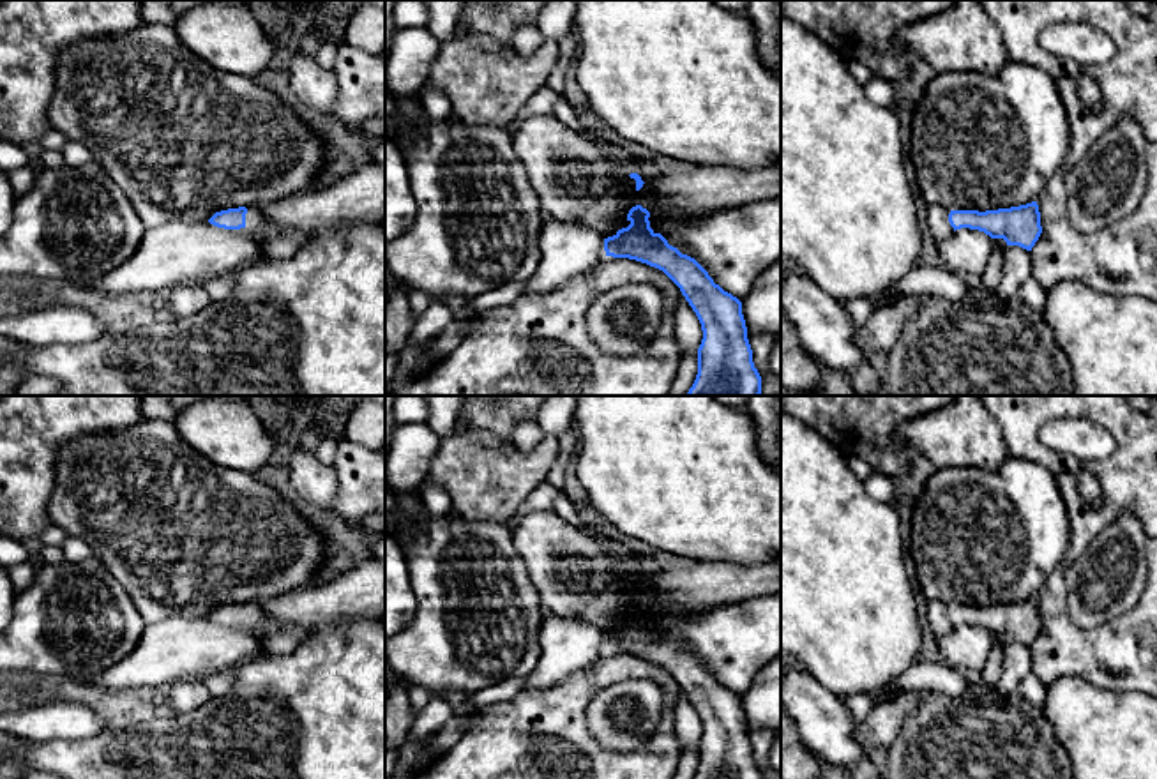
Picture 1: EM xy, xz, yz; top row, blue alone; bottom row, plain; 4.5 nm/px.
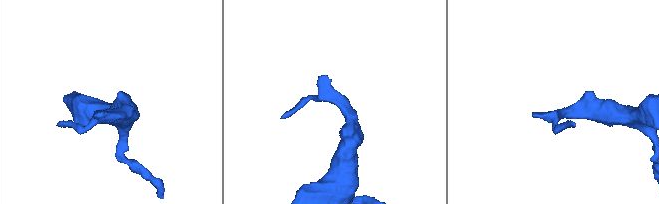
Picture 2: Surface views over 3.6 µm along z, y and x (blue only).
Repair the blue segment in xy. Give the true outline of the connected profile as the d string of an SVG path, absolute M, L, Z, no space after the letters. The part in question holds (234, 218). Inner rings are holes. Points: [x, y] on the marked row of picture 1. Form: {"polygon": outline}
{"polygon": "M261 207L221 210L216 212L208 223L224 230L246 228L251 233L260 233L268 260L291 258L307 242L307 233L299 230L279 230L272 224Z"}

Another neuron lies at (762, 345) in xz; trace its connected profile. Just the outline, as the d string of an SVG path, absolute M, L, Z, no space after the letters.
M760 332L747 334L752 362L761 376L761 394L760 396L781 396L781 374L774 373L768 366L770 352L781 339L781 334Z

